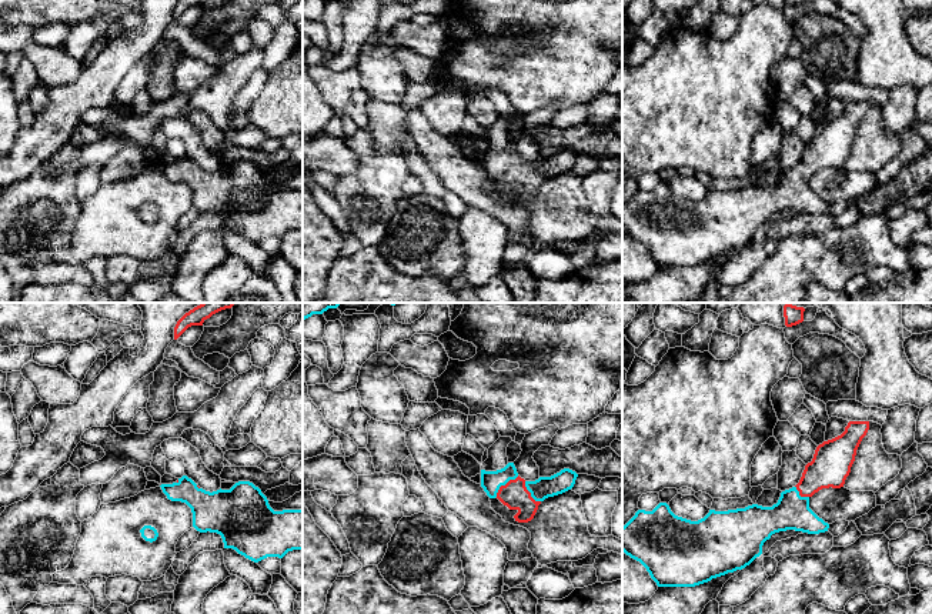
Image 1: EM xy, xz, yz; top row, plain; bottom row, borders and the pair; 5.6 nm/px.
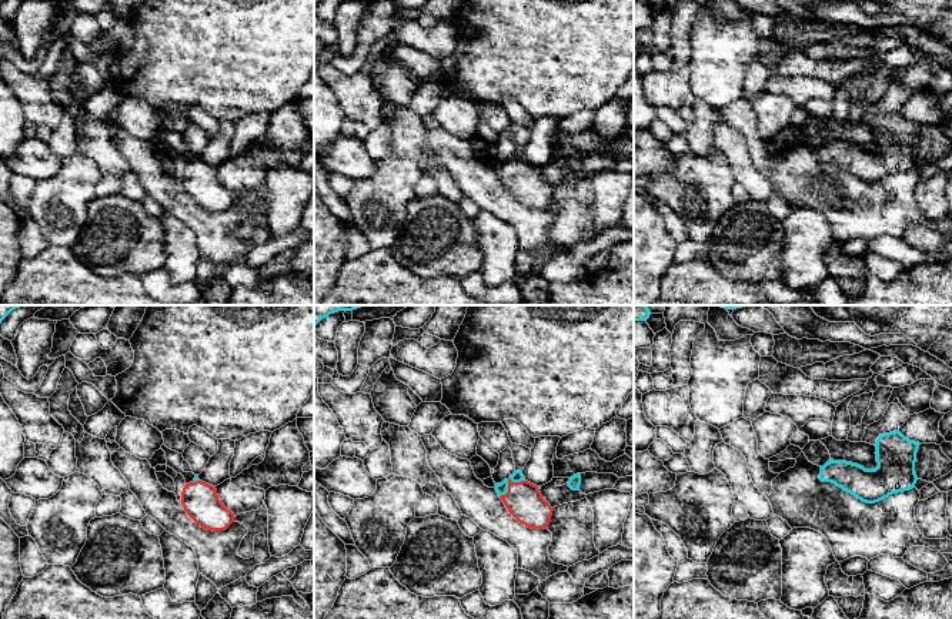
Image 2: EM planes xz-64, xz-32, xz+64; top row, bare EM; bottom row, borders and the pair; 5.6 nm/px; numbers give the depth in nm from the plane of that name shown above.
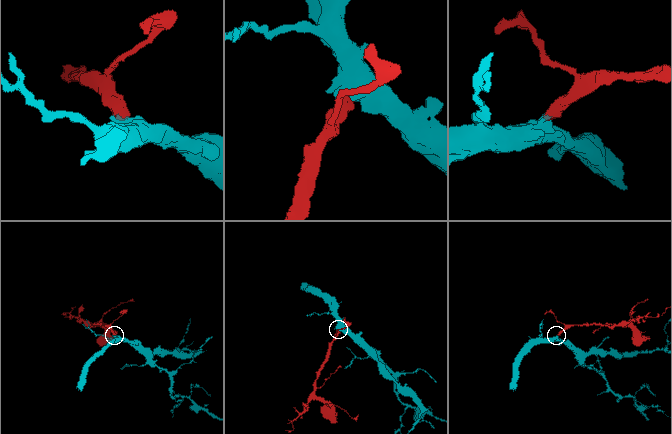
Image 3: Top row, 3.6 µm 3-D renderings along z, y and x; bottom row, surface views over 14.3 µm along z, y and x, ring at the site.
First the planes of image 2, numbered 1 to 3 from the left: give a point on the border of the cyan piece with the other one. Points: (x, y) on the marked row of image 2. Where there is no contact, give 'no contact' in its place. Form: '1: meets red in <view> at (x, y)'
1: meets red in xz-64 at (196, 481)
2: meets red in xz-32 at (508, 482)
3: no contact

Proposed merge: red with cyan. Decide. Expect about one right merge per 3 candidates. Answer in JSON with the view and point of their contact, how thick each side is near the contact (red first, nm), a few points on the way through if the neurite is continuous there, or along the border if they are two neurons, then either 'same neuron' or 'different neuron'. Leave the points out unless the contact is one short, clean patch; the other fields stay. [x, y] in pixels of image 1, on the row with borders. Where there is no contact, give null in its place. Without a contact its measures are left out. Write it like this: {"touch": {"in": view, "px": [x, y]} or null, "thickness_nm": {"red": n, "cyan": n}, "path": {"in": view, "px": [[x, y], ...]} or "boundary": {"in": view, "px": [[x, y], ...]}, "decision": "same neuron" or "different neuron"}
{"touch": {"in": "xz", "px": [505, 484]}, "thickness_nm": {"red": 160, "cyan": 120}, "path": {"in": "xz", "px": [[514, 494], [505, 484], [491, 481]]}, "decision": "same neuron"}

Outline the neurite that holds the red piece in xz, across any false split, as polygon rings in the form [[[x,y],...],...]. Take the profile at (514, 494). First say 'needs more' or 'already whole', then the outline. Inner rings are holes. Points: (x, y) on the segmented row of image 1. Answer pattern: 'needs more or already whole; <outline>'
needs more; [[[508,463],[497,471],[481,470],[481,487],[490,498],[497,497],[510,510],[517,510],[515,521],[528,523],[545,498],[571,490],[577,477],[575,471],[564,468],[551,477],[525,481],[518,475],[514,463]]]

